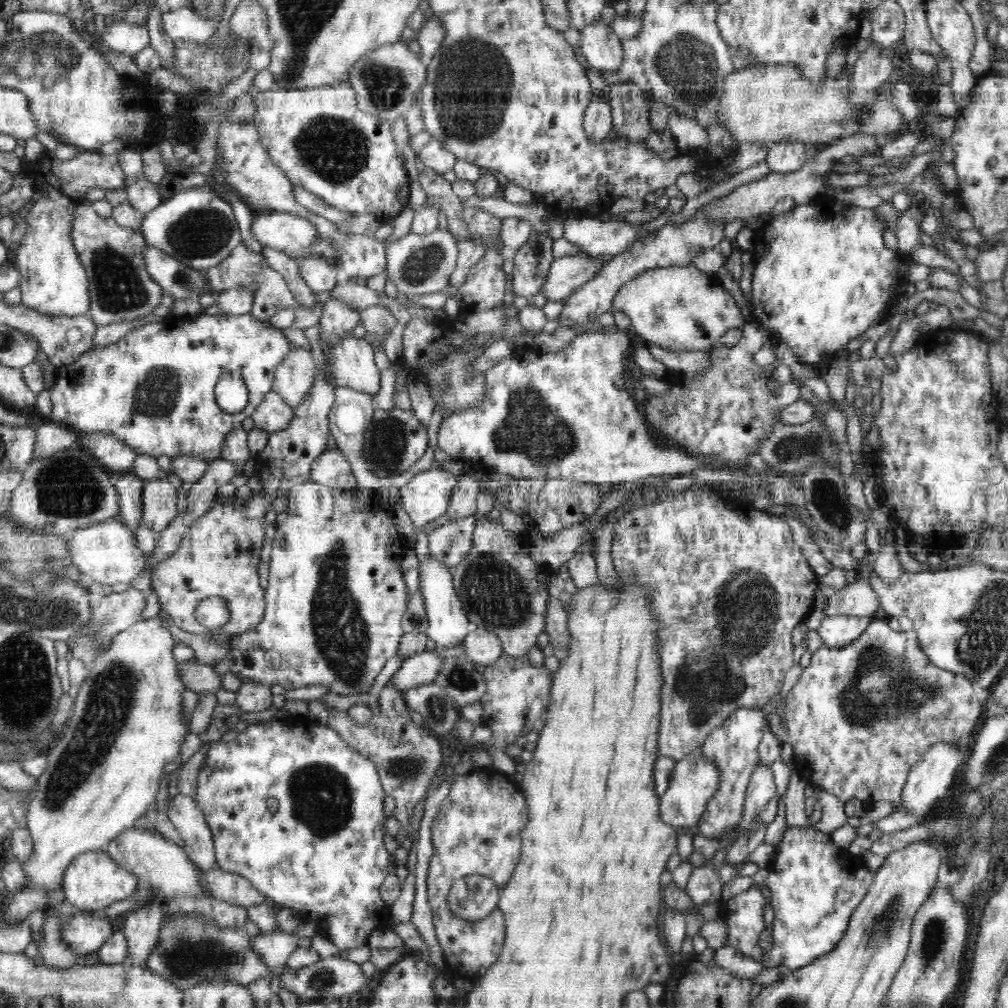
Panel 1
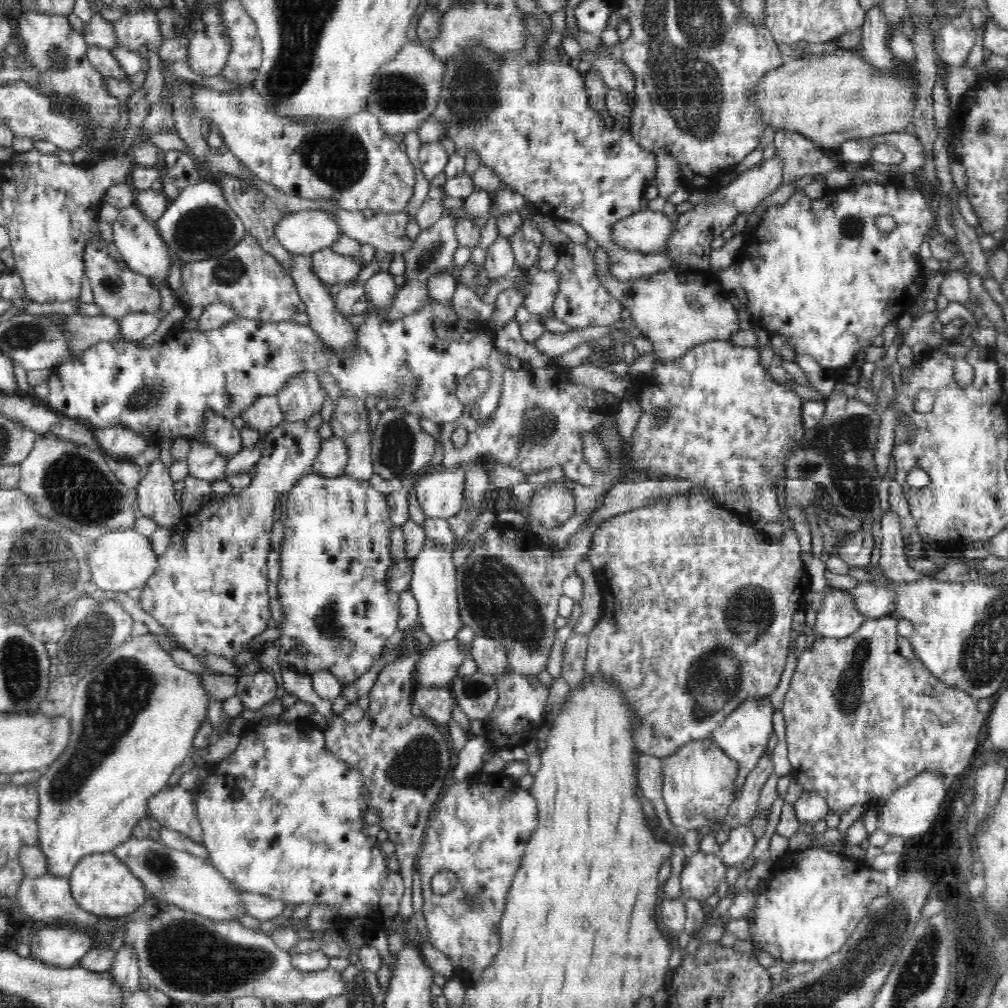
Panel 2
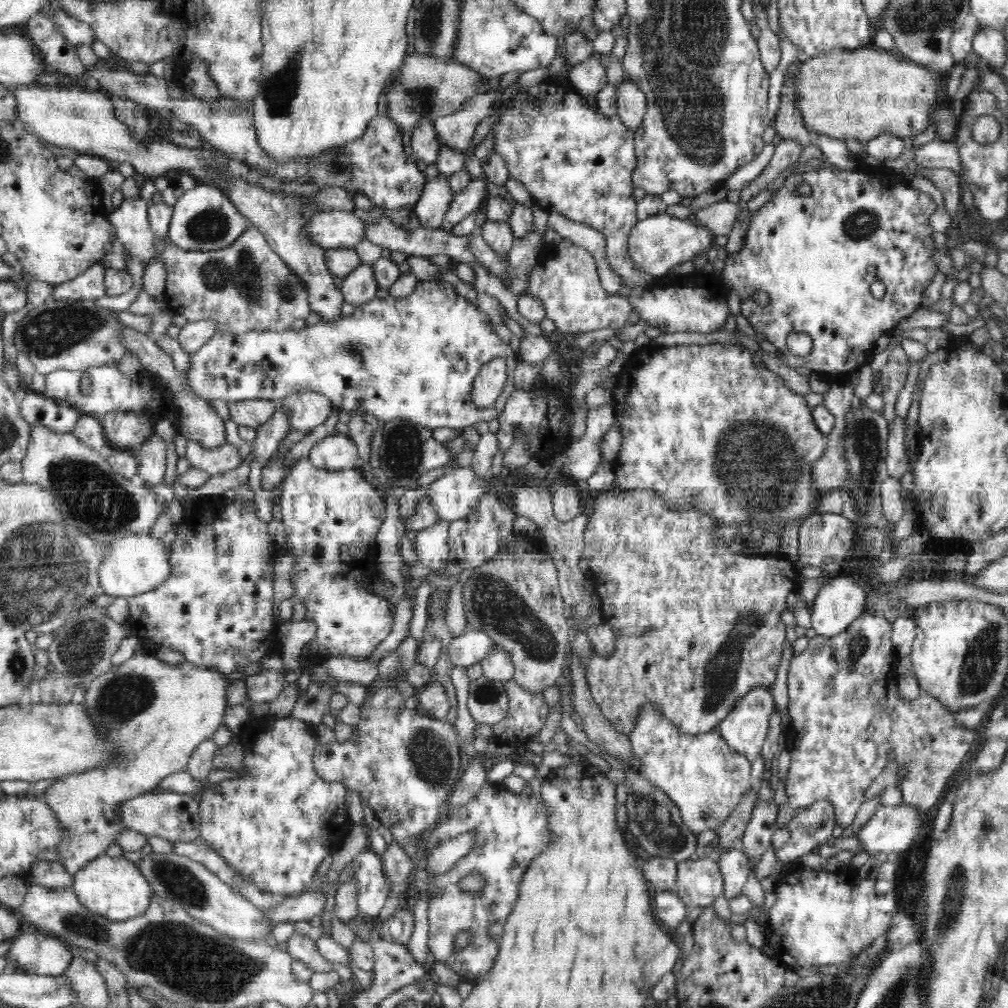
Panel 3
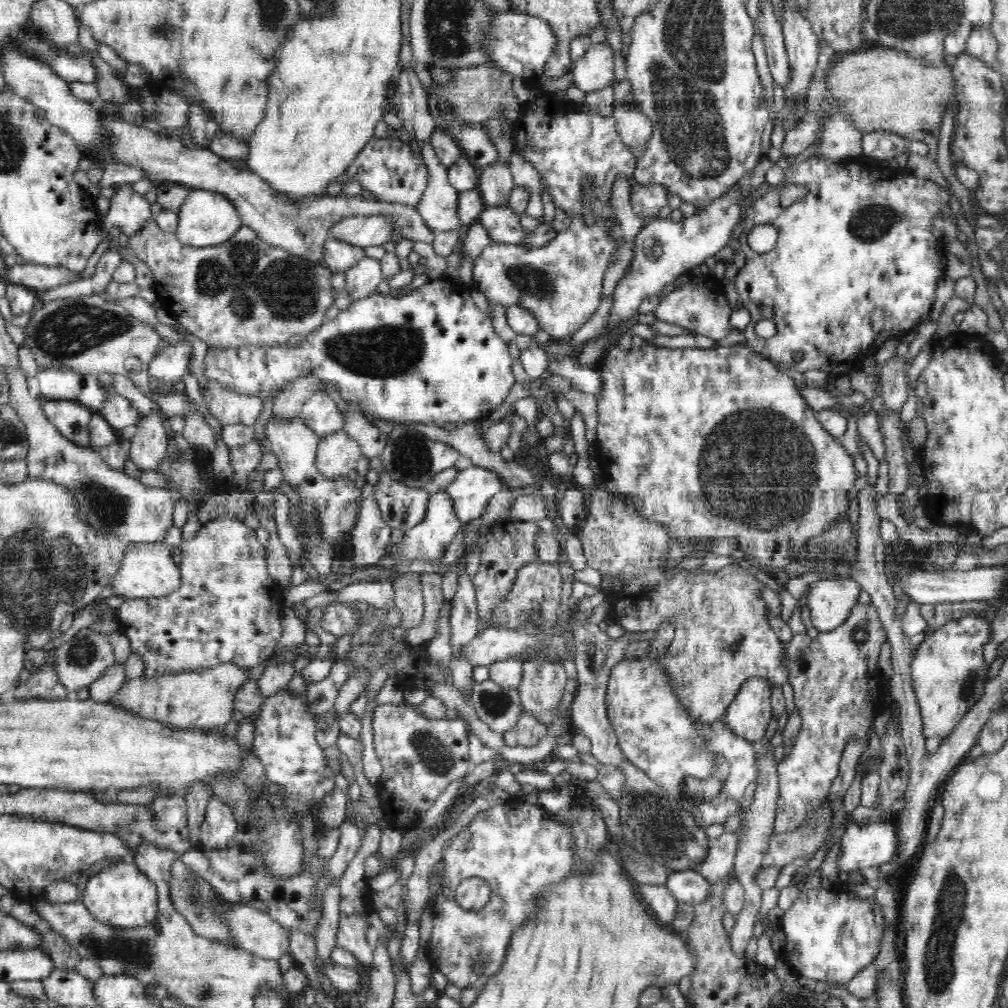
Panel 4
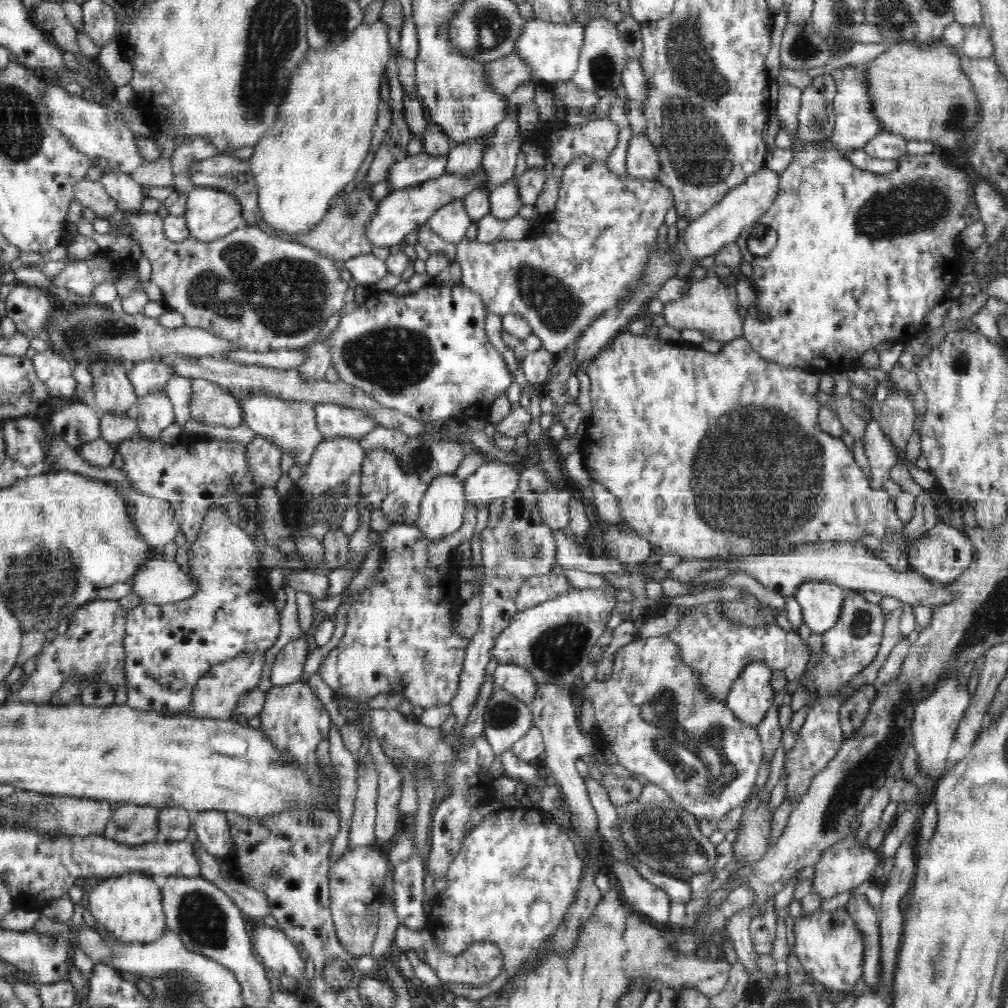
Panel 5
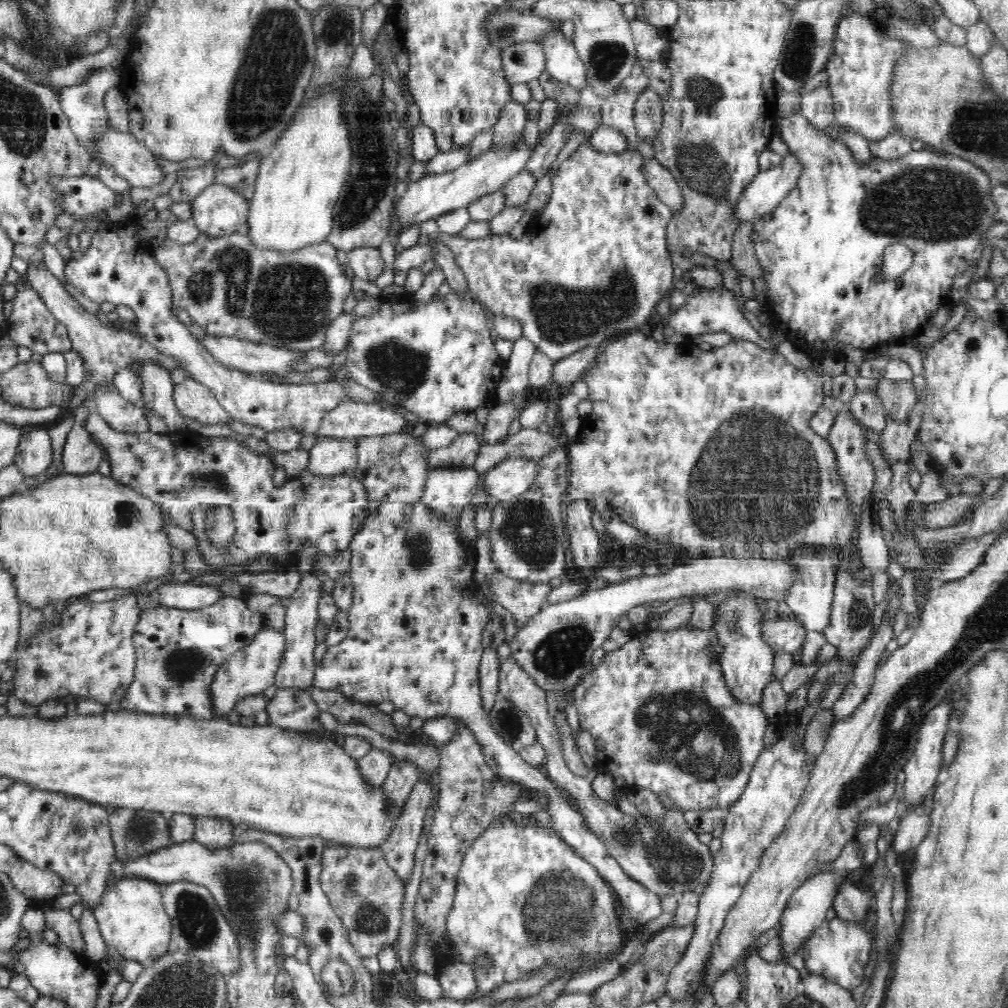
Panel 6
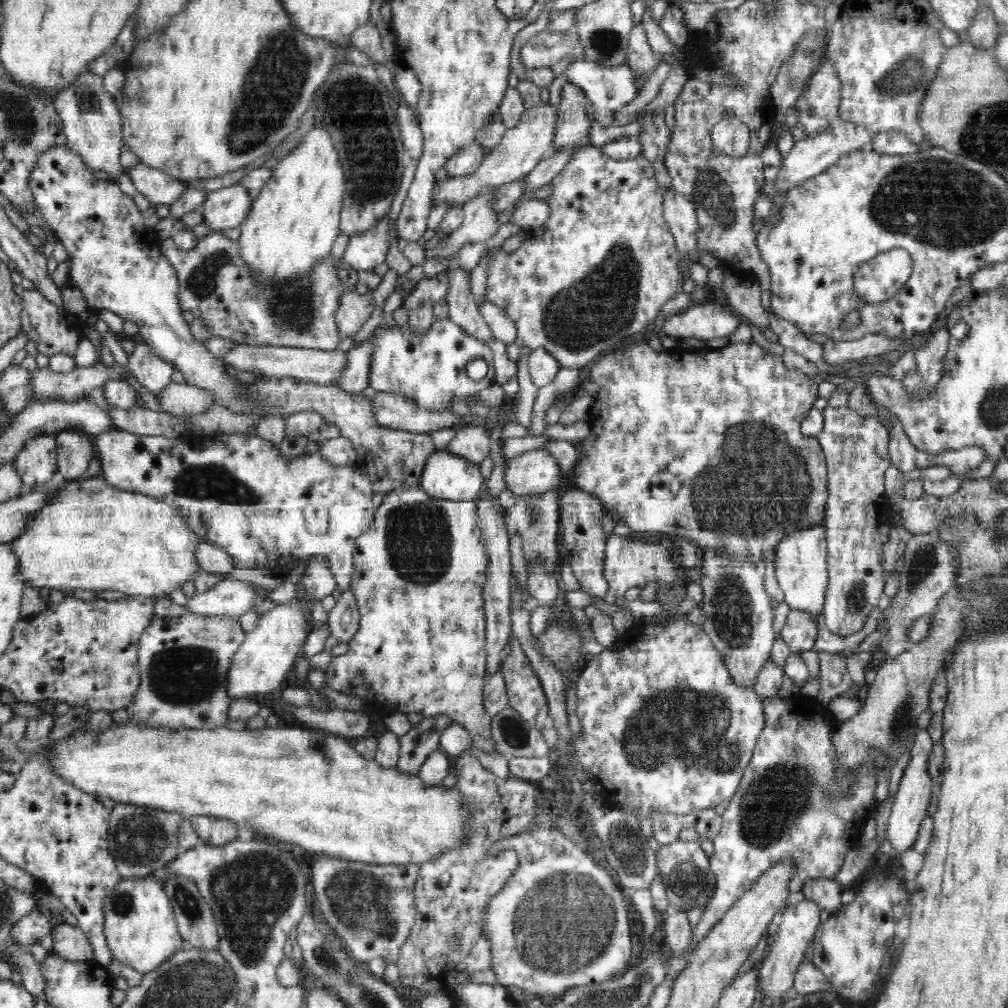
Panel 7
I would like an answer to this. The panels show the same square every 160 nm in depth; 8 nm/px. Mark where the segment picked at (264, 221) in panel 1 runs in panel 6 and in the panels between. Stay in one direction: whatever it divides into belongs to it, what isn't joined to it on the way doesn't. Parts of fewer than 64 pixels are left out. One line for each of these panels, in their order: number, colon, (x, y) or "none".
2: (304, 232)
3: (330, 229)
4: (375, 230)
5: (399, 213)
6: (433, 195)

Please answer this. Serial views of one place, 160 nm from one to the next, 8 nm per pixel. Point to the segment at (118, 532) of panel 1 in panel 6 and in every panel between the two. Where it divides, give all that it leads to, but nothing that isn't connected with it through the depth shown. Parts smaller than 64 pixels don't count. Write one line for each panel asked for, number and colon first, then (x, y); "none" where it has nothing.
2: (122, 560)
3: (137, 564)
4: (148, 570)
5: (160, 582)
6: (188, 596)

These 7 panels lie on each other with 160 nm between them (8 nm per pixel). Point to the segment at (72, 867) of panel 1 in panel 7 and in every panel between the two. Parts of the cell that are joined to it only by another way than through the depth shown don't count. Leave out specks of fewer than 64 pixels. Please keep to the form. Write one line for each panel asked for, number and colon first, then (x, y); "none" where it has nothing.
2: (102, 884)
3: (114, 887)
4: (121, 895)
5: (130, 907)
6: (132, 919)
7: (139, 923)

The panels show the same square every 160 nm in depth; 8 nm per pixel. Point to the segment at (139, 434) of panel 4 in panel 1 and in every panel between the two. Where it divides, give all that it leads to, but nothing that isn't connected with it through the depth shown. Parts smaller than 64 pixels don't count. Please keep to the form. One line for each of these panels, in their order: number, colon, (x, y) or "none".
1: (159, 497)
2: (155, 492)
3: (152, 454)

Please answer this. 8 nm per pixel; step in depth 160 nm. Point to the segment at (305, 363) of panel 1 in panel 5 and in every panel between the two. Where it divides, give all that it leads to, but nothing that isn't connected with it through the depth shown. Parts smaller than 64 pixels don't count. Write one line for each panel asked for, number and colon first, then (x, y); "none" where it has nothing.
2: (302, 396)
3: (307, 410)
4: (320, 413)
5: (332, 420)

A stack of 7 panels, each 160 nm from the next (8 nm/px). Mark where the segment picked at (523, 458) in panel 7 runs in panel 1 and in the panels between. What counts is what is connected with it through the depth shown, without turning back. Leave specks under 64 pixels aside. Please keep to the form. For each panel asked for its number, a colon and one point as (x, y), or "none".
1: (426, 496)
2: (440, 493)
3: (456, 493)
4: (471, 490)
5: (493, 480)
6: (512, 477)

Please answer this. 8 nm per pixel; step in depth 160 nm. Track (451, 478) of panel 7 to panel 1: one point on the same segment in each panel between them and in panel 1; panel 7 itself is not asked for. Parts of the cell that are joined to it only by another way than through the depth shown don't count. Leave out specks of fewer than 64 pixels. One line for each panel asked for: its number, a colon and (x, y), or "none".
1: (448, 625)
2: (434, 584)
3: (432, 545)
4: (429, 540)
5: (443, 506)
6: (448, 490)

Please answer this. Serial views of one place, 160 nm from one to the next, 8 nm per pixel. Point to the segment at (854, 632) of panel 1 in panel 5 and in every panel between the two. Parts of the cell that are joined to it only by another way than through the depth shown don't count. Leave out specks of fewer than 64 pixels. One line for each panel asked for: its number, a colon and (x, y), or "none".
2: (838, 617)
3: (842, 598)
4: (829, 602)
5: (821, 603)

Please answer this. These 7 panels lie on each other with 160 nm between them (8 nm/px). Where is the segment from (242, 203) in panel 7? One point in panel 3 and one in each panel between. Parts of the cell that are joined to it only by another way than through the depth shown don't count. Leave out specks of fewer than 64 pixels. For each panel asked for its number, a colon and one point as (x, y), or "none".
3: (204, 219)
4: (207, 218)
5: (210, 214)
6: (218, 211)

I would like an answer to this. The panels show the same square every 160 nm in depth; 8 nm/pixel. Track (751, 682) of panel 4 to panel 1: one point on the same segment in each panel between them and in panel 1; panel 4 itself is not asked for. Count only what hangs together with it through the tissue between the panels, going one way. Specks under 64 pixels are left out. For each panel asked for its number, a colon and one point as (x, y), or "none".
1: (734, 746)
2: (744, 734)
3: (745, 728)

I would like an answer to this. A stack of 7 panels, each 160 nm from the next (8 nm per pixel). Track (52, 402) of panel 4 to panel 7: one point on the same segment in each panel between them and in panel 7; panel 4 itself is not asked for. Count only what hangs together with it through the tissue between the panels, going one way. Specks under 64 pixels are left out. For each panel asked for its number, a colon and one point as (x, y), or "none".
5: (78, 423)
6: (186, 482)
7: (241, 494)

